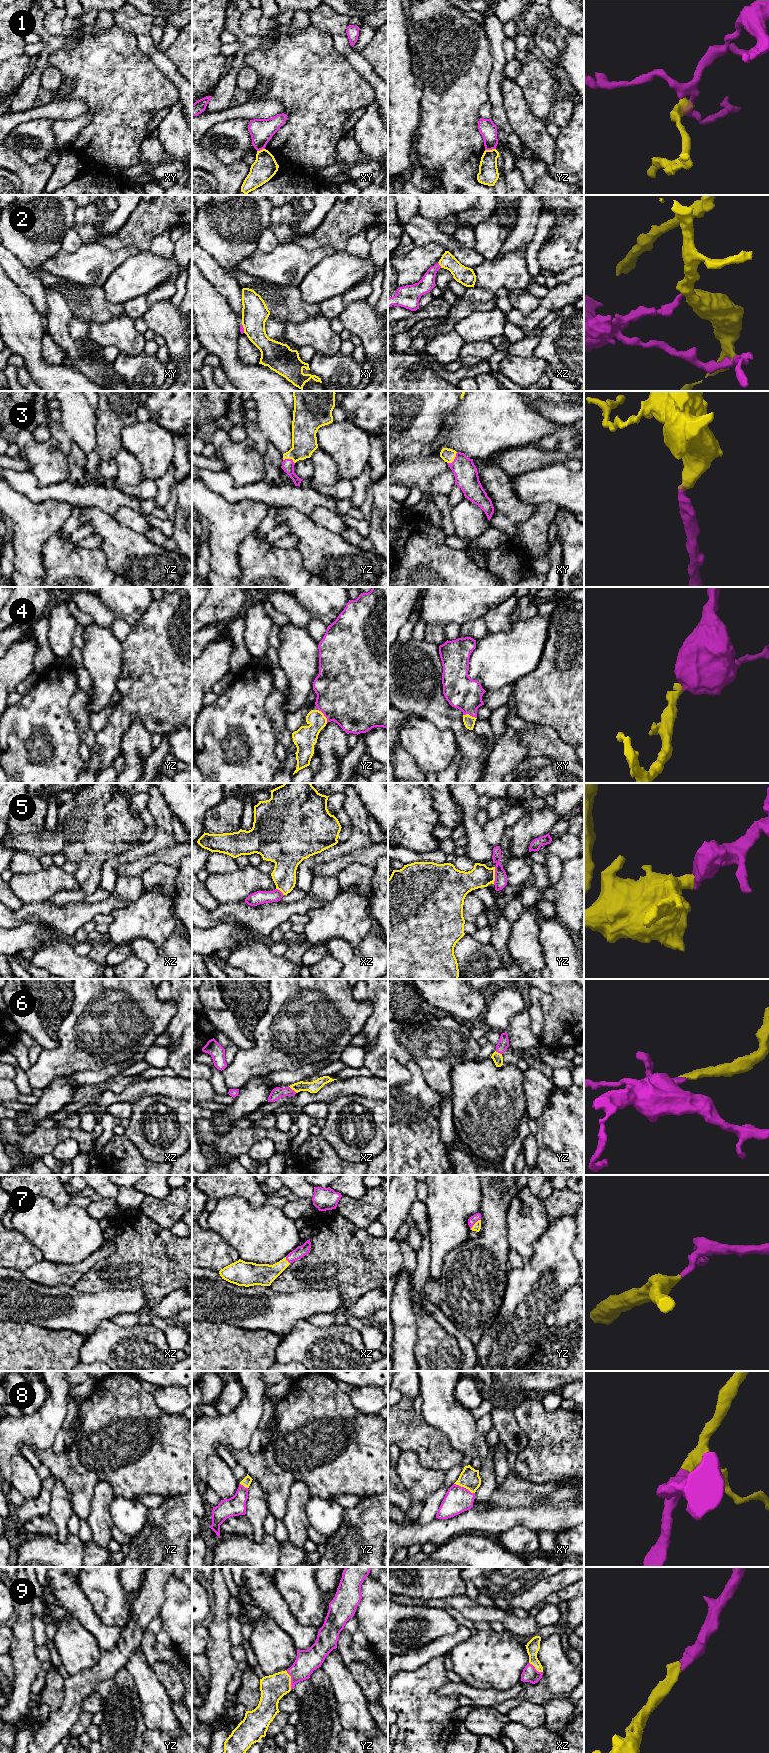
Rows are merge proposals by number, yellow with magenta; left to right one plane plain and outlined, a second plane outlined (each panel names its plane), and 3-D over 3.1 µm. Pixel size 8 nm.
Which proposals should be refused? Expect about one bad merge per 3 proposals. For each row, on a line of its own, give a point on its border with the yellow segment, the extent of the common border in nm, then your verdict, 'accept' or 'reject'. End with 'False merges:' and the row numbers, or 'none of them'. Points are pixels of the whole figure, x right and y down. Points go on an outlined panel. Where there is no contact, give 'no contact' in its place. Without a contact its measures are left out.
1: contact yz (490, 150); length 90 nm; reject
2: contact xz (439, 264); length 50 nm; reject
3: contact xy (454, 458); length 120 nm; accept
4: contact yz (324, 716); length 130 nm; accept
5: contact yz (494, 875); length 140 nm; accept
6: contact xz (293, 1089); length 80 nm; accept
7: contact yz (474, 1224); length 120 nm; accept
8: contact xy (464, 1487); length 190 nm; accept
9: contact yz (290, 1680); length 170 nm; accept
False merges: 1, 2

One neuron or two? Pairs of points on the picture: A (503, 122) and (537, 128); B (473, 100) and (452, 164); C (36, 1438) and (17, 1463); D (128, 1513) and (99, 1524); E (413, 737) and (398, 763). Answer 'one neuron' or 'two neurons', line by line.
A: two neurons
B: one neuron
C: two neurons
D: two neurons
E: two neurons

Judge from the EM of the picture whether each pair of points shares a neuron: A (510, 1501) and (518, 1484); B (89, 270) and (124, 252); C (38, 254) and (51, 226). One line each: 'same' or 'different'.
A: different
B: same
C: same

